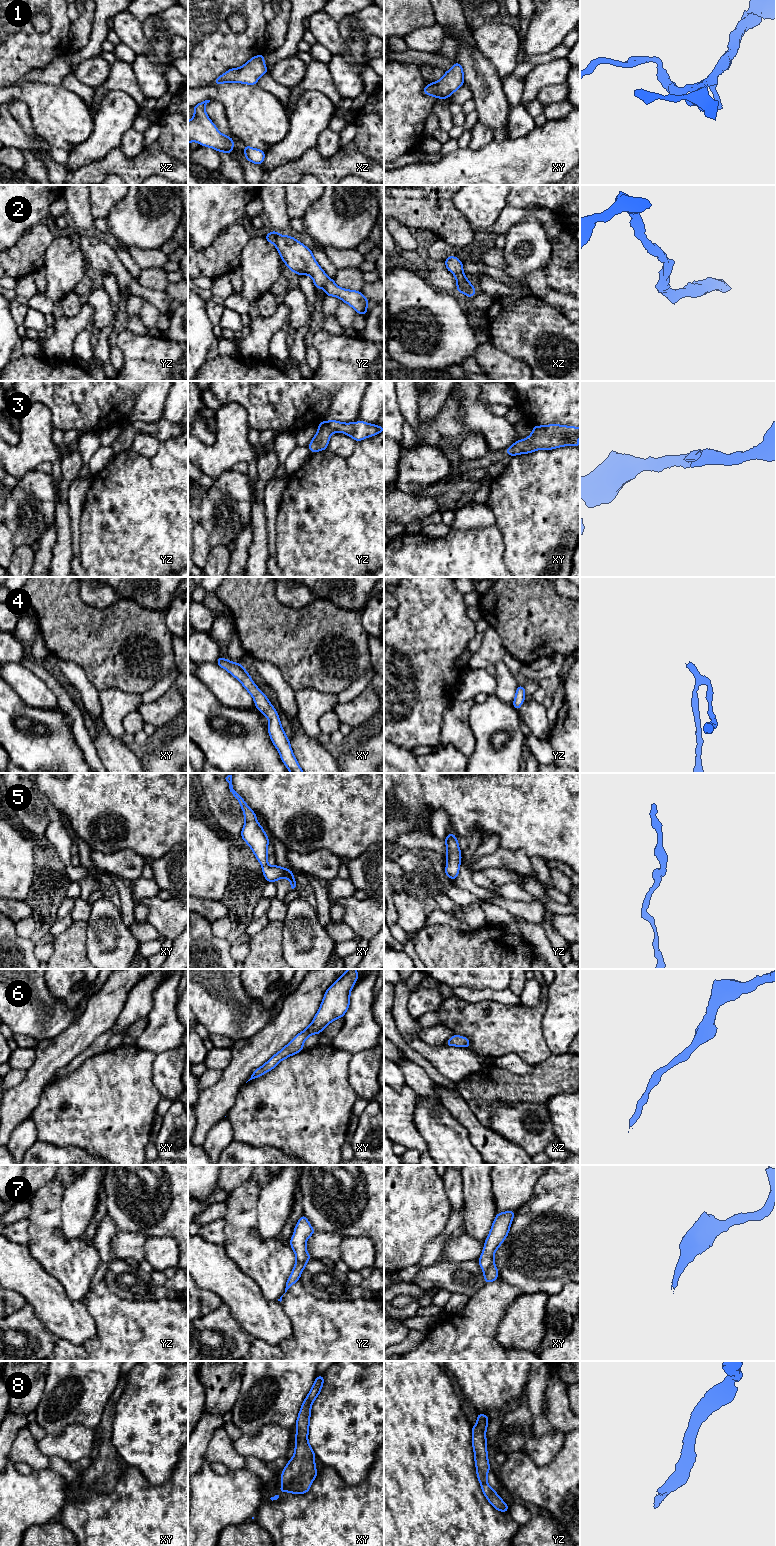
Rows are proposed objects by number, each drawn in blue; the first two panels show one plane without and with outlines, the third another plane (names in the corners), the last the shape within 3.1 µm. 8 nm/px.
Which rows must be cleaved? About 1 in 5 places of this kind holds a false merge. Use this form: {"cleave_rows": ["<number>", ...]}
{"cleave_rows": []}

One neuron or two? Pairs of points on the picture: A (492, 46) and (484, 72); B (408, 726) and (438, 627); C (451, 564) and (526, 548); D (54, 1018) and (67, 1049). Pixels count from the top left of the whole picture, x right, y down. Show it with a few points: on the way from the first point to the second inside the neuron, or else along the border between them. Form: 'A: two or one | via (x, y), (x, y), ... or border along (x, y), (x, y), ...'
A: two | border along (477, 46), (501, 77)
B: one | via (419, 701), (420, 652)
C: two | border along (499, 530), (504, 545), (504, 564), (506, 566)
D: two | border along (73, 1021), (55, 1037), (46, 1038), (39, 1042)

